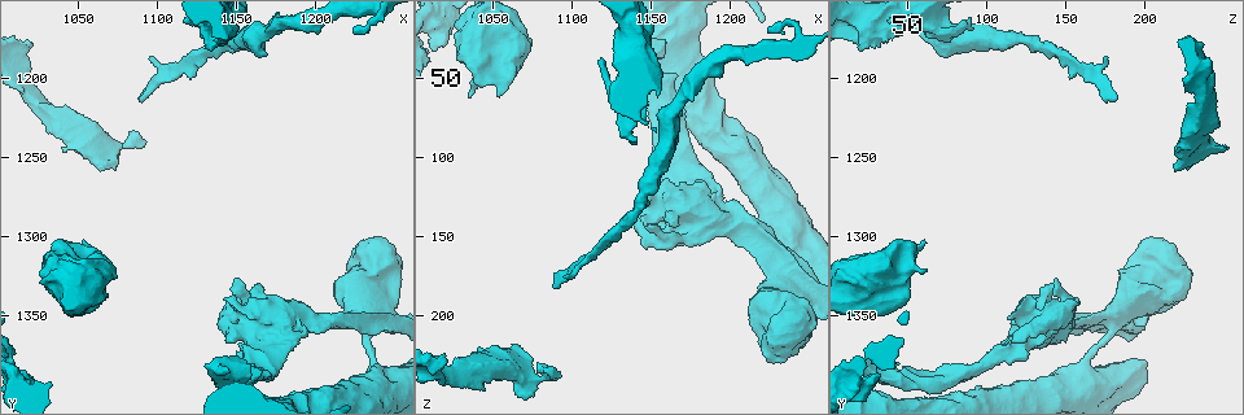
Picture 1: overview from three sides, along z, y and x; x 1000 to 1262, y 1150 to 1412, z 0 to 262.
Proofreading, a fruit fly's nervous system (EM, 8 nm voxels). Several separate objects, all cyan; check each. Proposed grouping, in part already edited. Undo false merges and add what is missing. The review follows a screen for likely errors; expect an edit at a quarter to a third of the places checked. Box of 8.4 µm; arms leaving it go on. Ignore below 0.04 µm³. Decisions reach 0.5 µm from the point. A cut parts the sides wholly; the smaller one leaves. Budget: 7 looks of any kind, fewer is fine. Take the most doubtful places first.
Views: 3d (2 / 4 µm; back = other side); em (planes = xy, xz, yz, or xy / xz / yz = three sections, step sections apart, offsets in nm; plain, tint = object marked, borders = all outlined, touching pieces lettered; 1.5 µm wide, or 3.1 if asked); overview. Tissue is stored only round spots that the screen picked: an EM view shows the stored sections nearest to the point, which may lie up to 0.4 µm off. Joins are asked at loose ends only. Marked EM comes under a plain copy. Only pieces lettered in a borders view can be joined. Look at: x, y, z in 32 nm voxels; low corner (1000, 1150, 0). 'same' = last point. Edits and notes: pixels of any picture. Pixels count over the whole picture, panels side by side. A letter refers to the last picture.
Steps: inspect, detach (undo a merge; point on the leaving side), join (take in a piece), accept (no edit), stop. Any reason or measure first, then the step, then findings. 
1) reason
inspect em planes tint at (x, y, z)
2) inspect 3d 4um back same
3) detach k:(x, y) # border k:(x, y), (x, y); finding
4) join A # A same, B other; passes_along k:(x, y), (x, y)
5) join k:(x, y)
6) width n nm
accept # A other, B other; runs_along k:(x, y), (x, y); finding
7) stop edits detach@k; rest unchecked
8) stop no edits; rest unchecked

small branch off a trunk
inspect 3d 4um at (1234, 1356, 182)

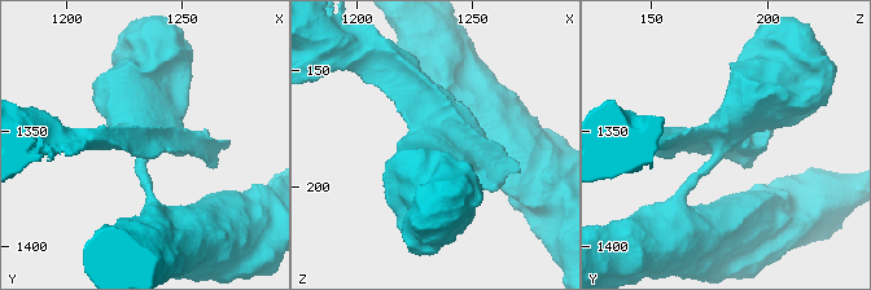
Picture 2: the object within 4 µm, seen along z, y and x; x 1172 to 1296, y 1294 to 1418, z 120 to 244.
inspect em xz step 8 tint at (1235, 1354, 180)

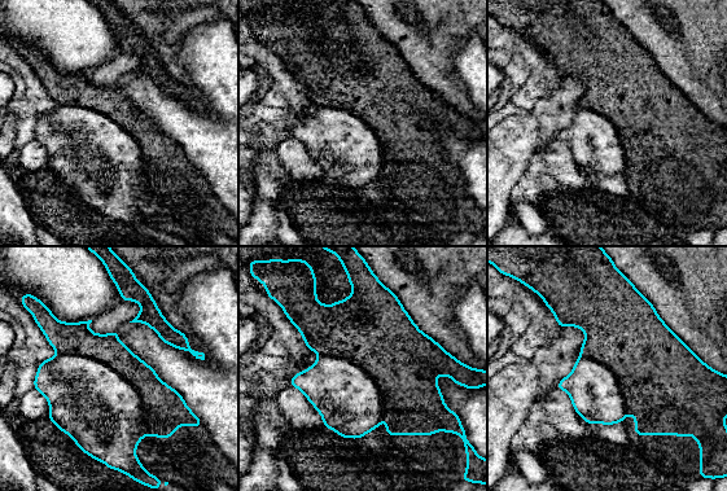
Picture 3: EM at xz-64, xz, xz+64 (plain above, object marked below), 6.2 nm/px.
another direction
inspect em planes borders same

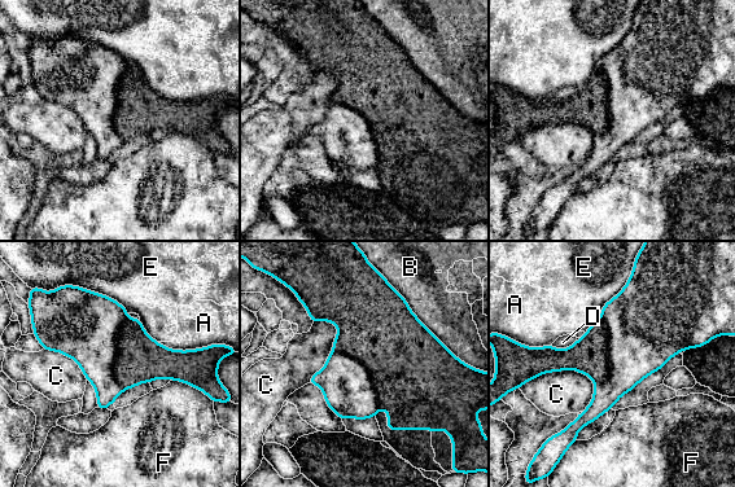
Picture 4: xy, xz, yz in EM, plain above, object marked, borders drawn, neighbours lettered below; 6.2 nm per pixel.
width 460 nm
detach 4:(407, 362) # A other, B other, C other, D other, E other, F other; border 4:(333, 350), (364, 367), (379, 408); a second neuron is stuck on

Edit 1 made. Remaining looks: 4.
tapers out
inspect 3d 4um at (1090, 1214, 182)

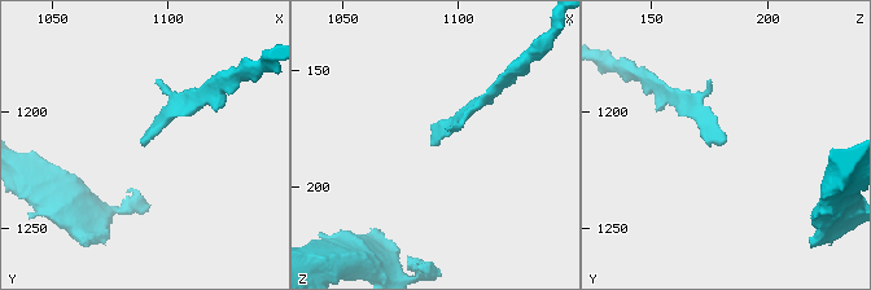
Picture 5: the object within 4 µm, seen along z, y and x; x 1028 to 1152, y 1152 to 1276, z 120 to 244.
need the tissue
inspect em planes borders at (1089, 1213, 181)

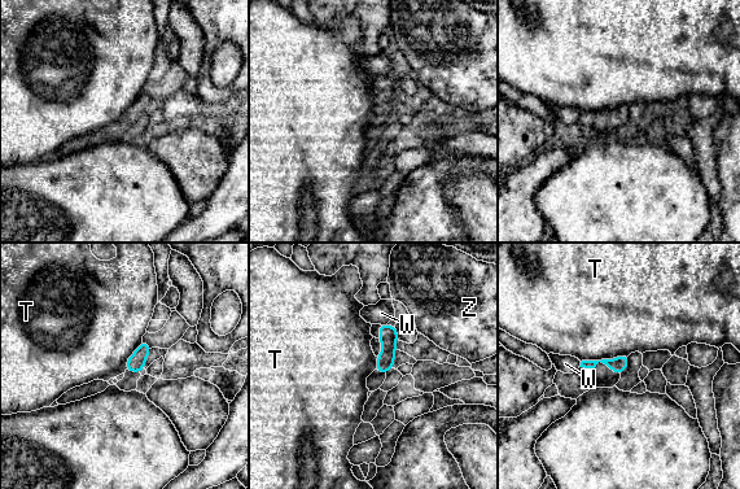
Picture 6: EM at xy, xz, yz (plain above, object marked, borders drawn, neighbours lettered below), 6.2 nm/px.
width 90 nm; longest_contact T 300 nm
accept # T other, W other, Z other; none of them fits

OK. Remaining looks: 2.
stop edits detach@4; rest unchecked

